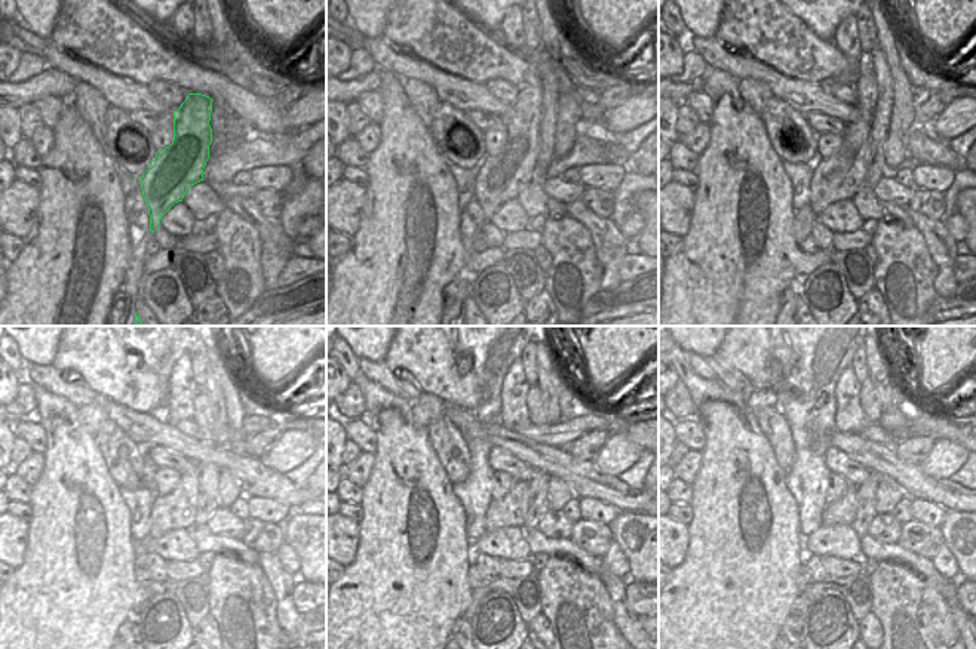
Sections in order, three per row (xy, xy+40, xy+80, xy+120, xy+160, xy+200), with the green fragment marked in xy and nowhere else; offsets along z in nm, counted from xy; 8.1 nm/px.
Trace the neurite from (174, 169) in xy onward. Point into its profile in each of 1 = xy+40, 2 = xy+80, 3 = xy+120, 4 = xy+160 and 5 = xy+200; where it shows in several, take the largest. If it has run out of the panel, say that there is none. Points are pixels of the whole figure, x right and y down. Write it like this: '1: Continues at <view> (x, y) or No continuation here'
1: Continues at xy+40 (500, 178)
2: Continues at xy+80 (840, 177)
3: Continues at xy+120 (177, 510)
4: Continues at xy+160 (509, 511)
5: Continues at xy+200 (844, 510)

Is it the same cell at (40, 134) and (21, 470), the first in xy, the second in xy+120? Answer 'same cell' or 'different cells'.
same cell

